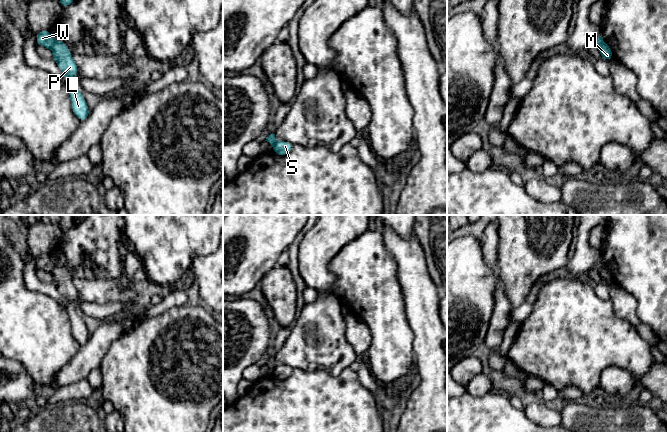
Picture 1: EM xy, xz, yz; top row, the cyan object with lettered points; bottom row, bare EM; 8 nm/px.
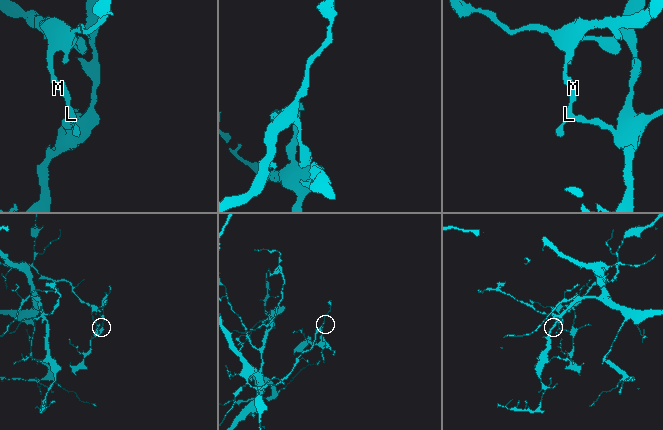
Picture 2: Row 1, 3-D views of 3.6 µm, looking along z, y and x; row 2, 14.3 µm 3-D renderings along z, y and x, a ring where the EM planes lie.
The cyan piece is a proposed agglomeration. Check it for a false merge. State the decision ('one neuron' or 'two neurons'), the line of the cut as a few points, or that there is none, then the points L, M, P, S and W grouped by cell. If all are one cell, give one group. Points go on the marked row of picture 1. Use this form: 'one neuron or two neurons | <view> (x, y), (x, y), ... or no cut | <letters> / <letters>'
two neurons | xy (54, 40), (50, 47) | L M P S / W

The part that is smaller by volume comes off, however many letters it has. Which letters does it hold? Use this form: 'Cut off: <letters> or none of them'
Cut off: L, M, P, S

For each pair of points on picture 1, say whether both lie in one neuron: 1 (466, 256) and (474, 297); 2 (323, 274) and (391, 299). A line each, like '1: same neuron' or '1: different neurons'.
1: same neuron
2: different neurons

